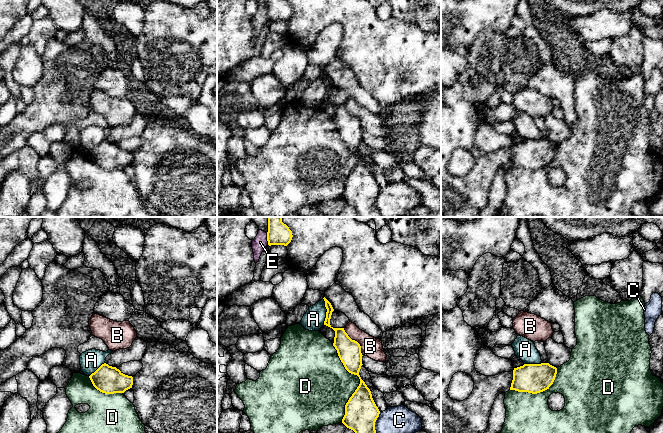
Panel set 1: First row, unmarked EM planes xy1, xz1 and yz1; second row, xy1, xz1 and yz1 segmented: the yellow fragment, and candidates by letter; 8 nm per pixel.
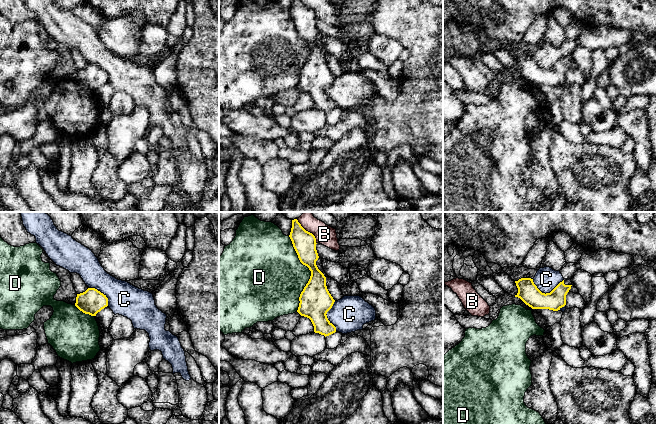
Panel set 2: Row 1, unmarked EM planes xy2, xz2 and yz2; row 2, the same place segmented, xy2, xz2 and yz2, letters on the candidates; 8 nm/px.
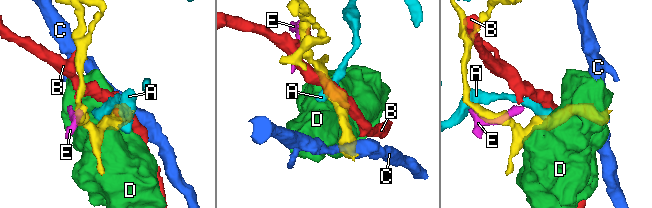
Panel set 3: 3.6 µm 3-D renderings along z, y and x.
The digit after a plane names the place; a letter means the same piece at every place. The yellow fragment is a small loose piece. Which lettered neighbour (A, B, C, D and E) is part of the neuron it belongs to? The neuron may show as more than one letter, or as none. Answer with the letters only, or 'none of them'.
none of them

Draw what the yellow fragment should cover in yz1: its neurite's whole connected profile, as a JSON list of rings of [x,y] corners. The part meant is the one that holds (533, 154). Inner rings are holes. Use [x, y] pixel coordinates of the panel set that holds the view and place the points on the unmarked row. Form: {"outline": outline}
{"outline": [[[549,139],[524,140],[514,144],[510,166],[537,170],[553,160],[557,144]]]}

